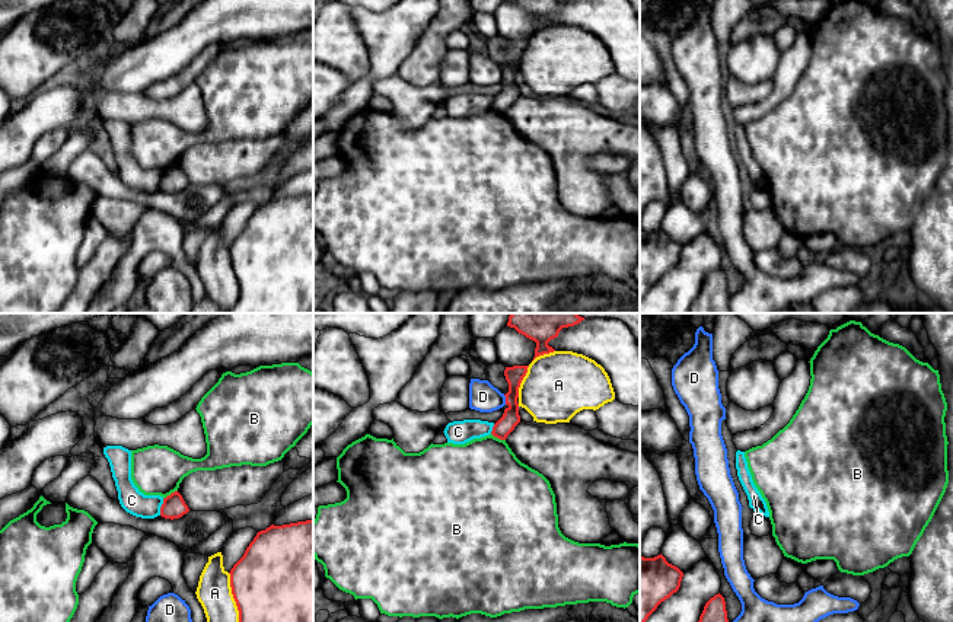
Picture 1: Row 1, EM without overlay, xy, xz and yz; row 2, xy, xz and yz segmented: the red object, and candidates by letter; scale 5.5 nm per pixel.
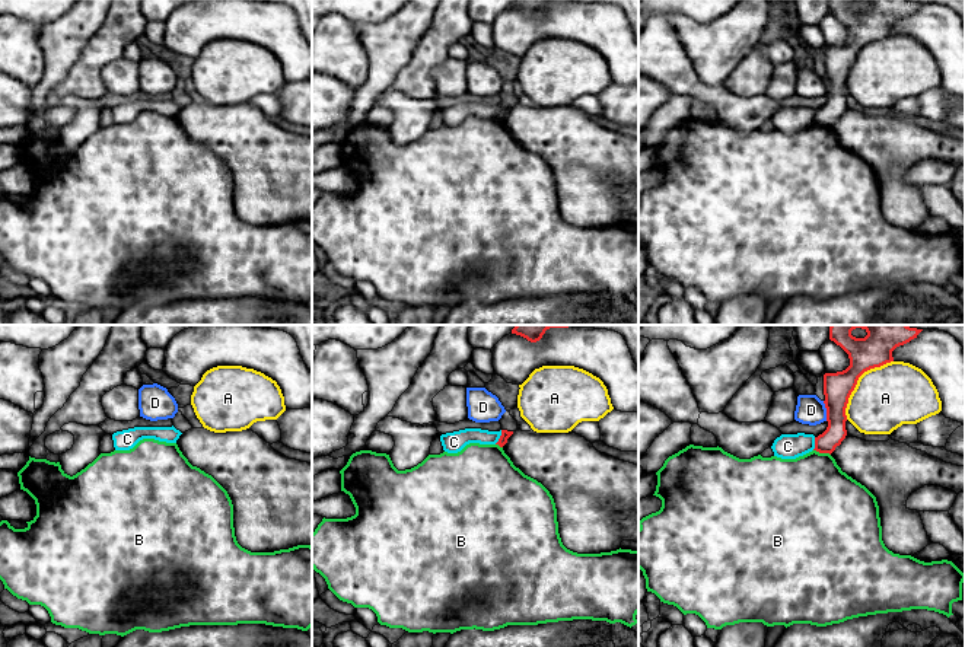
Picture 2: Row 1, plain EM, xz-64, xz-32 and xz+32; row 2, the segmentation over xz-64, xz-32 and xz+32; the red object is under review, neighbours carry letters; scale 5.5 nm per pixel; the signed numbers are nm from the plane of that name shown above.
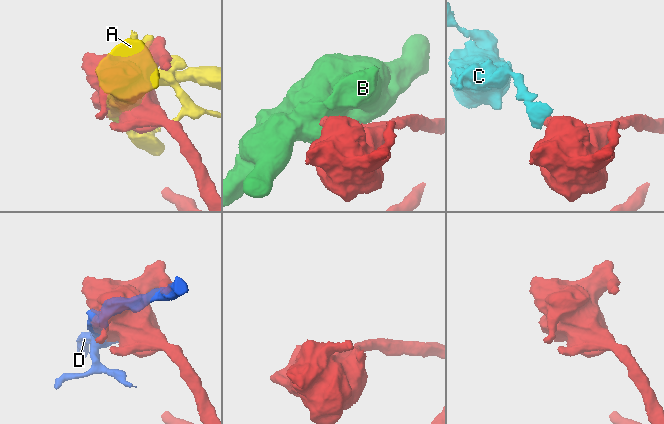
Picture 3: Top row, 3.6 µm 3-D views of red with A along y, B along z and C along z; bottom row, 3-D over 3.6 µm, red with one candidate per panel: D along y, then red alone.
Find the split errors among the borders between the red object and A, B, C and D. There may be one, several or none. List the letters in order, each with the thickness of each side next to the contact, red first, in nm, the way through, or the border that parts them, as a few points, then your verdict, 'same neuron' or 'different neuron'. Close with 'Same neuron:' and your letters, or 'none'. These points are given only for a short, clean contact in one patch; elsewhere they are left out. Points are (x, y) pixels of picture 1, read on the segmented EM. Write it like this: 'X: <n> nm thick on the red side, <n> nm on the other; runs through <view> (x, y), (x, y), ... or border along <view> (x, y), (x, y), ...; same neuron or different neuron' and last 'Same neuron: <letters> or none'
A: 440 nm thick on the red side, 190 nm on the other; different neuron
B: 130 nm thick on the red side, 280 nm on the other; different neuron
C: 130 nm thick on the red side, 140 nm on the other; border along xy (163, 498), (159, 514); different neuron
D: 100 nm thick on the red side, 160 nm on the other; different neuron
Same neuron: none

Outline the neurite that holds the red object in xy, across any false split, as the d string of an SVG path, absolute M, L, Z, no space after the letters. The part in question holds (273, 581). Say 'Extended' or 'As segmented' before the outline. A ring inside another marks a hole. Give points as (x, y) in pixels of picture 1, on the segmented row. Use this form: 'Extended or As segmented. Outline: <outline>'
As segmented. Outline: M313 520L258 532L229 574L239 622L313 622Z

